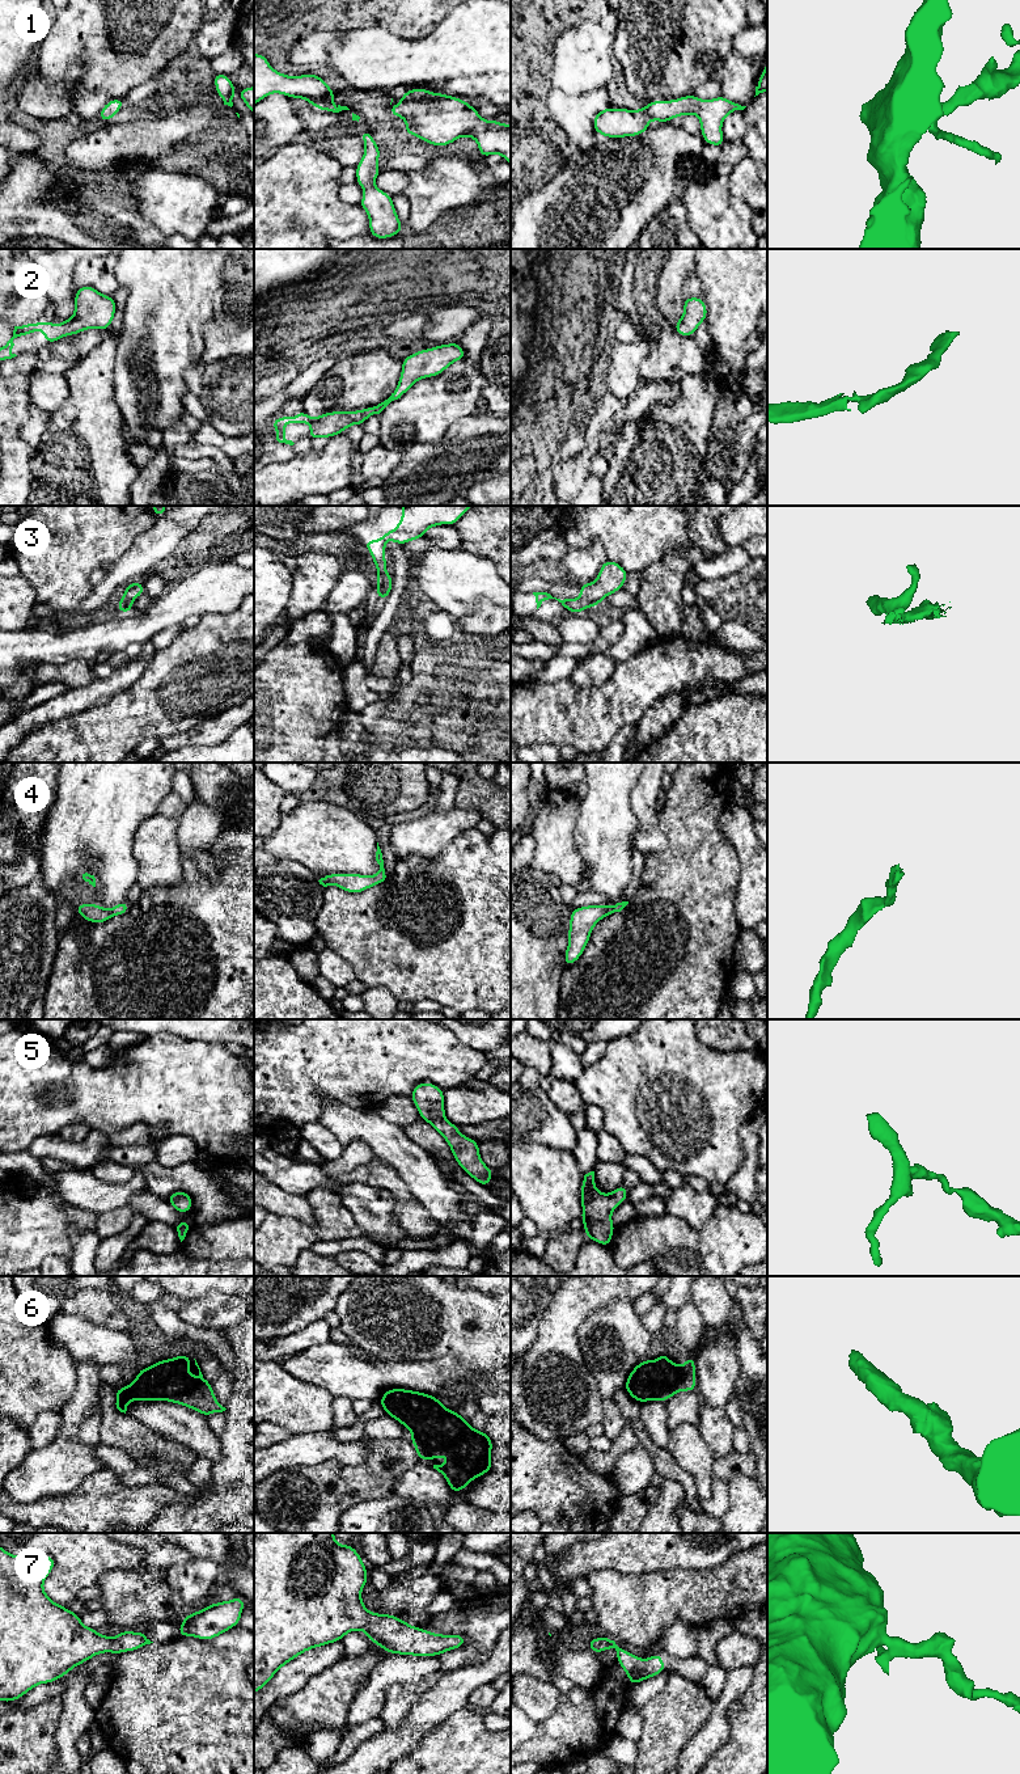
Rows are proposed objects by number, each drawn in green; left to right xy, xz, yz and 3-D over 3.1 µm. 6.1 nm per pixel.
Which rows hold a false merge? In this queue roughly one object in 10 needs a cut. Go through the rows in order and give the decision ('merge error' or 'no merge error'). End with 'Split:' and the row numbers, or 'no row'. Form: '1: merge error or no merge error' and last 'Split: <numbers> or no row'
1: no merge error
2: no merge error
3: merge error
4: no merge error
5: no merge error
6: no merge error
7: no merge error
Split: 3

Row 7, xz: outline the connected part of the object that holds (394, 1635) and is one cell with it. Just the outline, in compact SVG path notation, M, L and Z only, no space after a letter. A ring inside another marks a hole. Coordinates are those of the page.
M254 1533L254 1694L259 1691L276 1672L291 1660L316 1647L322 1647L340 1639L355 1630L364 1631L369 1640L380 1646L388 1653L411 1655L411 1656L439 1656L446 1651L462 1647L466 1638L458 1634L443 1635L429 1632L399 1619L397 1615L371 1613L361 1600L361 1591L368 1581L368 1571L359 1553L351 1545L339 1545L334 1533Z

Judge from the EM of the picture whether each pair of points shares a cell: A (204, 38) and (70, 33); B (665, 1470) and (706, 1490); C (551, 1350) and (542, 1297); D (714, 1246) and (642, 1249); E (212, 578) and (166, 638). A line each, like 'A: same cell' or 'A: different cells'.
A: different cells
B: different cells
C: different cells
D: same cell
E: different cells

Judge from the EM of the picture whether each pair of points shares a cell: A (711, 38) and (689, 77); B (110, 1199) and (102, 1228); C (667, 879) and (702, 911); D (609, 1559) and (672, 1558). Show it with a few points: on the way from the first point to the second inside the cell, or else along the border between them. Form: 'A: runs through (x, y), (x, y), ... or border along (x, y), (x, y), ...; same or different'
A: runs through (701, 45), (689, 56), (689, 67); same
B: border along (127, 1204), (102, 1212), (98, 1216); different
C: runs through (676, 885), (693, 903); same
D: runs through (625, 1558), (656, 1558); same

